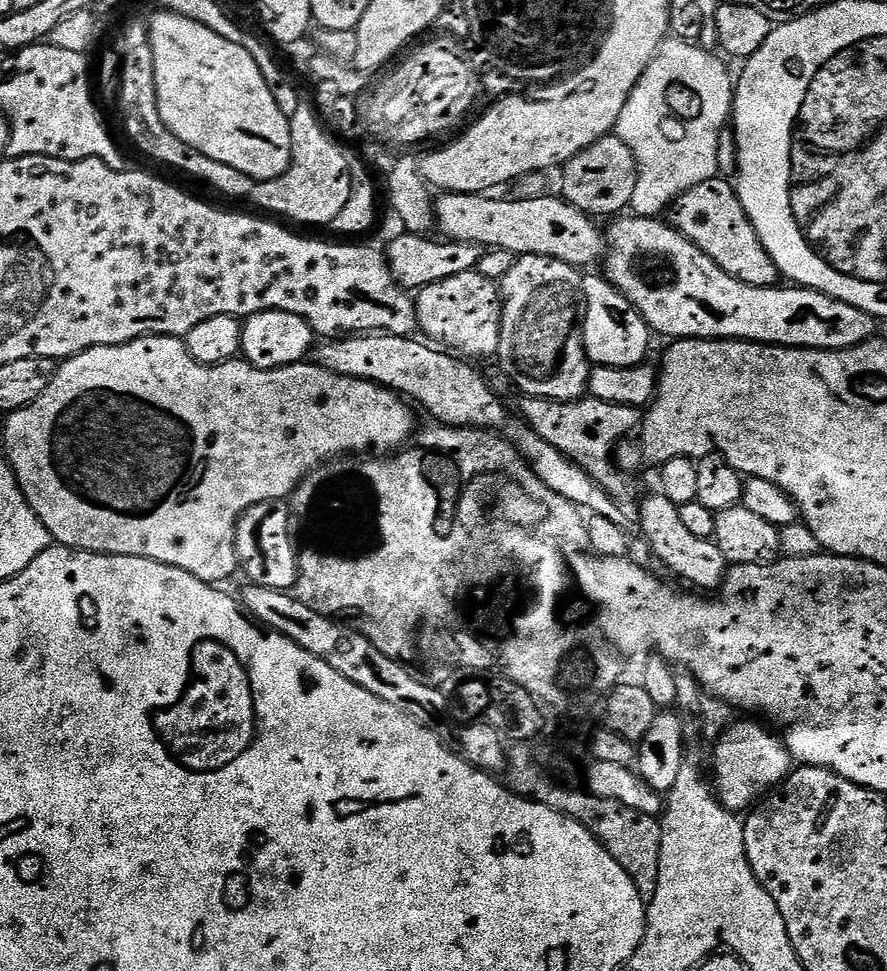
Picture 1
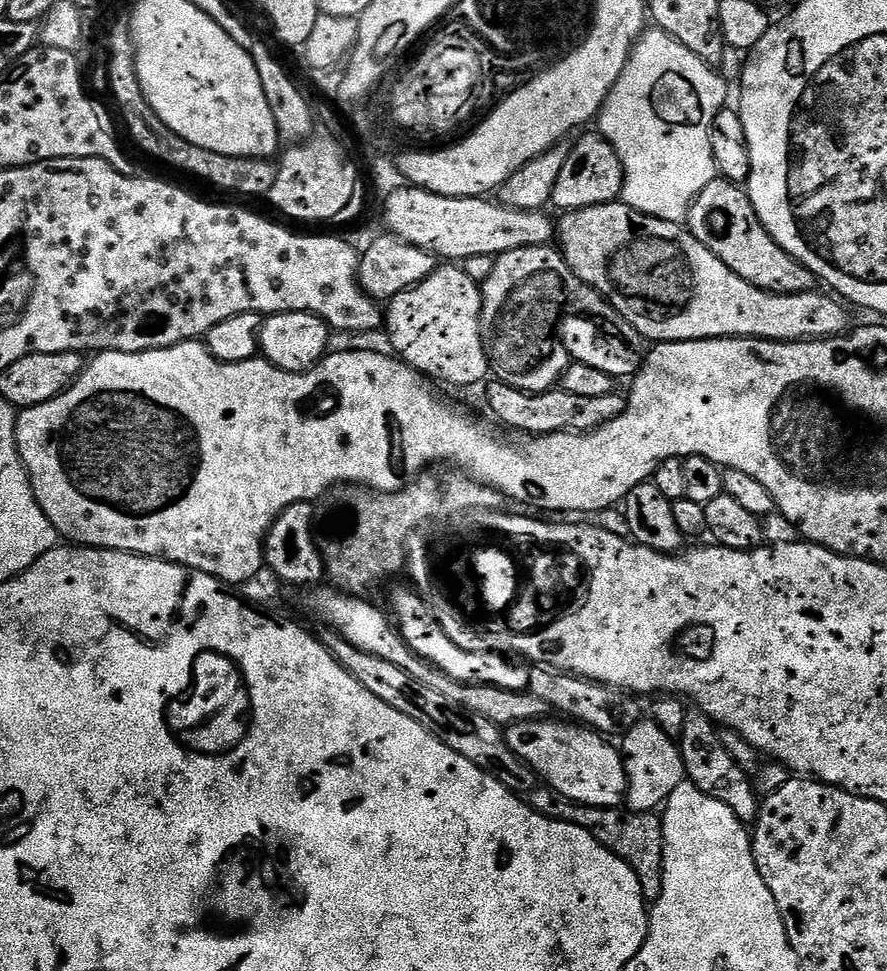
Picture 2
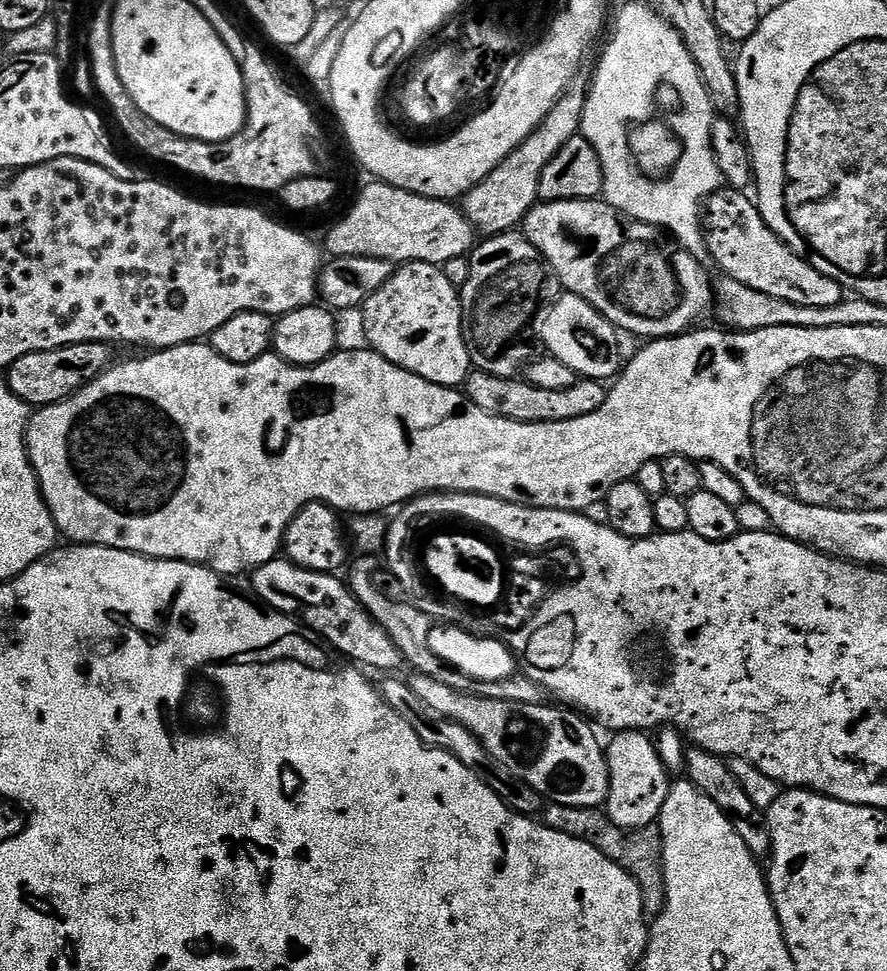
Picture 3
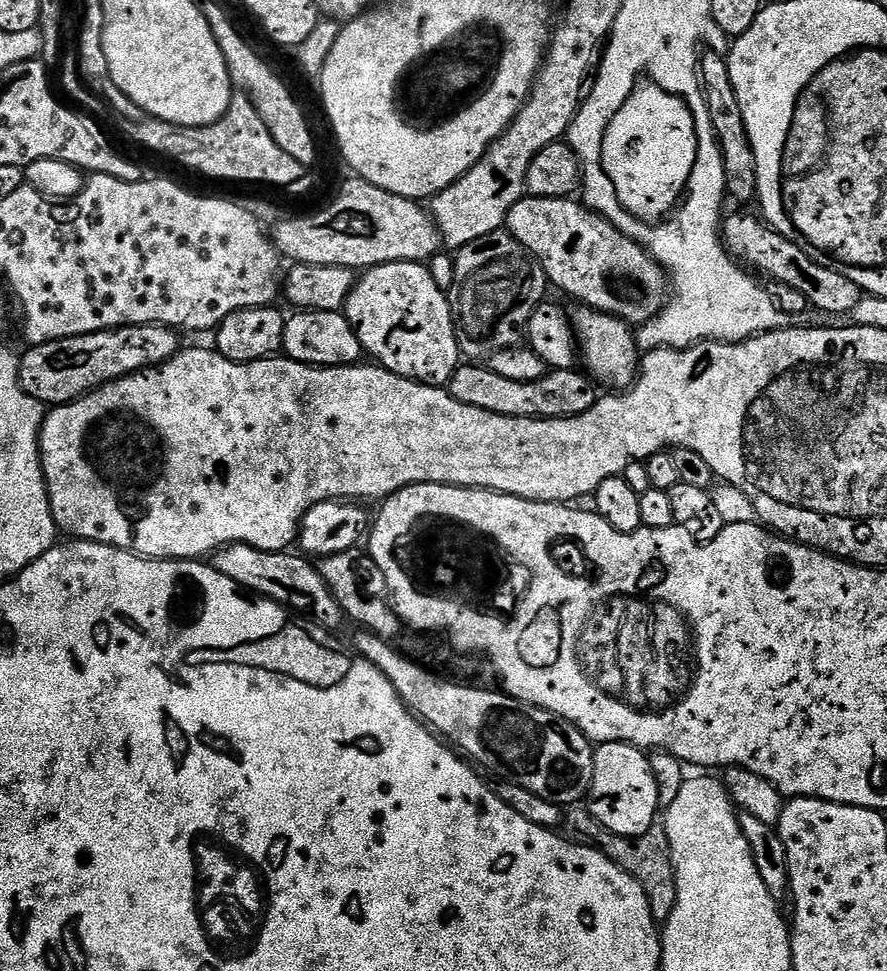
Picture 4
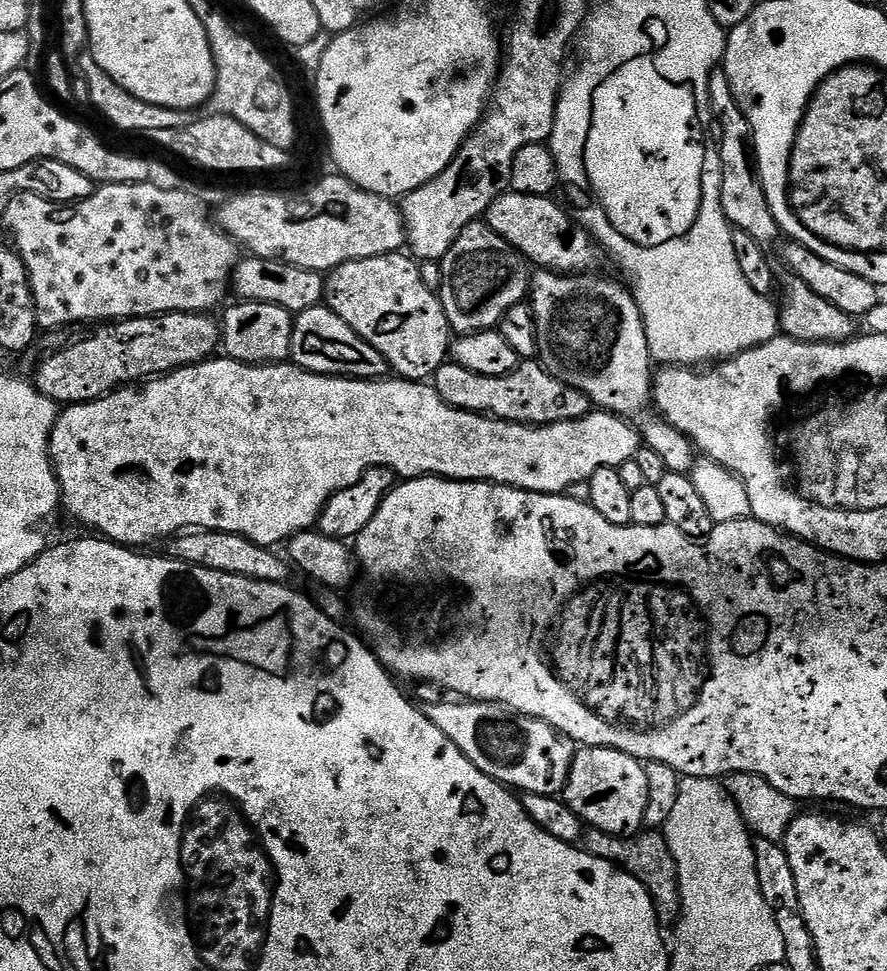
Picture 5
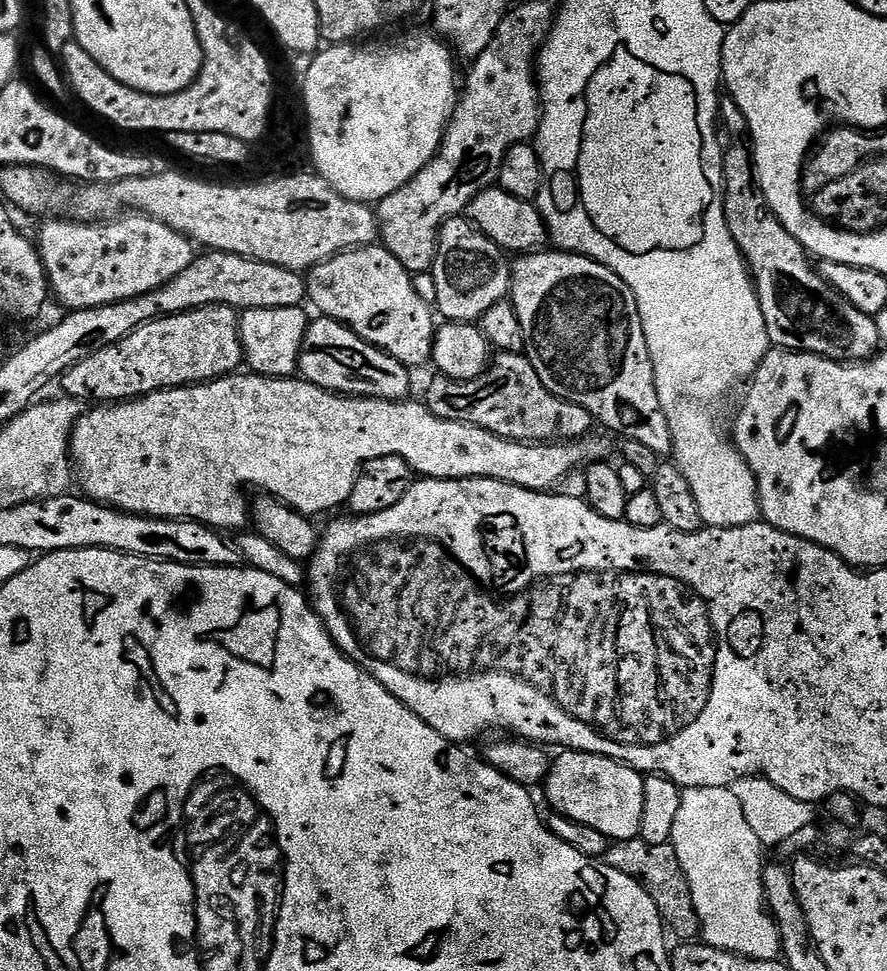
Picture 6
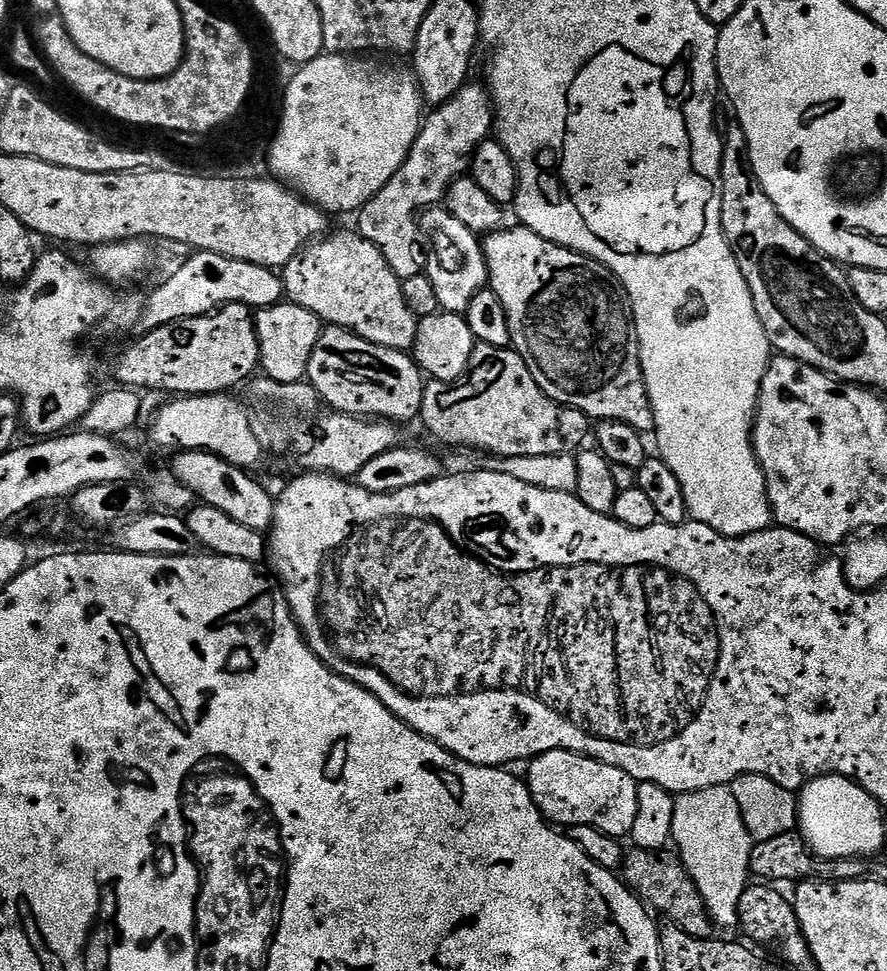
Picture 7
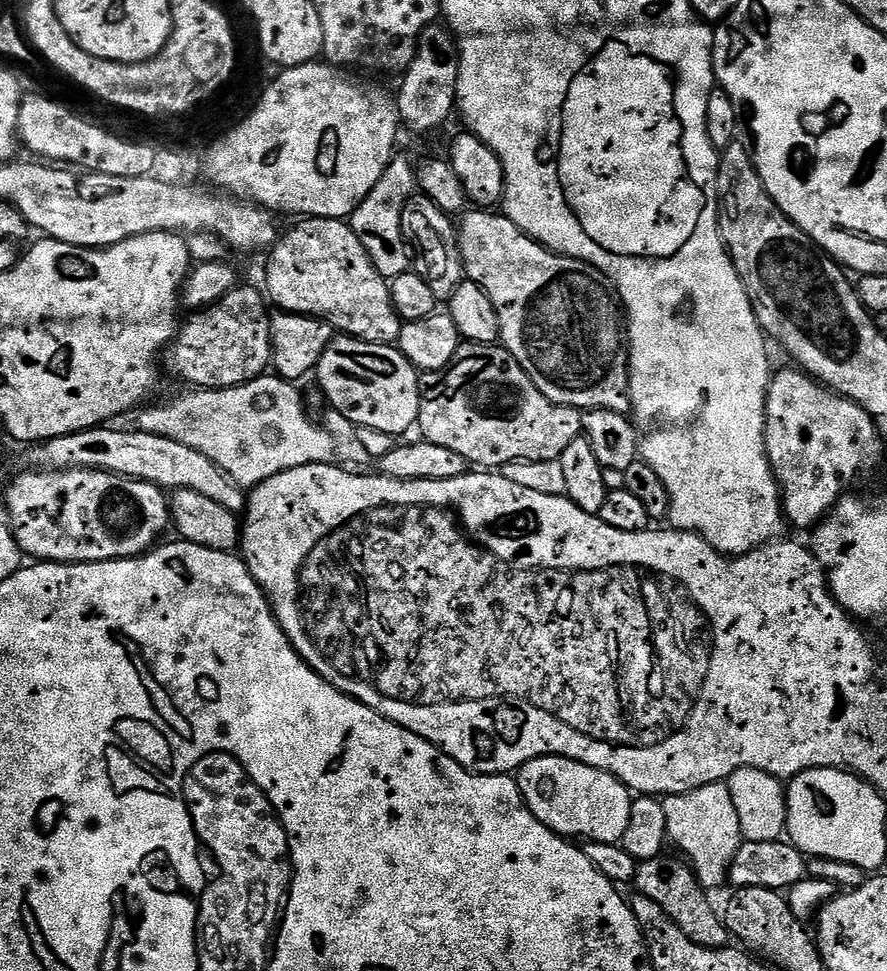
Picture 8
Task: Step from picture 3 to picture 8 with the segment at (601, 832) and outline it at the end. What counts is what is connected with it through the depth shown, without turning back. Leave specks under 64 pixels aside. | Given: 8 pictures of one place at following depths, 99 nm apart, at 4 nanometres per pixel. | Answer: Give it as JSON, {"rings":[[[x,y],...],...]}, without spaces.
{"rings":[[[664,859],[646,860],[637,867],[635,891],[650,898],[650,902],[662,906],[662,910],[680,927],[682,934],[686,934],[686,938],[690,938],[698,946],[719,949],[729,947],[729,930],[721,913],[712,909],[712,904],[708,901],[709,893],[696,879],[696,873],[683,859]]]}

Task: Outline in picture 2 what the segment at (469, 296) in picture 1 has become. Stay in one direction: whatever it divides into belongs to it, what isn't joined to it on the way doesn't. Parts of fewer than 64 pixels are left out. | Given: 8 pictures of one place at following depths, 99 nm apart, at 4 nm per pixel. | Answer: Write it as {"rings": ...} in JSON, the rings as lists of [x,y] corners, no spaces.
{"rings":[[[438,266],[425,280],[418,282],[412,288],[408,288],[402,294],[398,294],[393,300],[387,301],[386,331],[393,342],[395,355],[403,360],[409,368],[415,368],[417,373],[423,374],[425,377],[433,376],[434,379],[441,380],[444,384],[453,384],[456,388],[468,388],[471,384],[478,383],[479,380],[485,379],[484,381],[487,381],[489,379],[488,356],[484,353],[484,343],[480,337],[480,284],[471,281],[460,266]]]}

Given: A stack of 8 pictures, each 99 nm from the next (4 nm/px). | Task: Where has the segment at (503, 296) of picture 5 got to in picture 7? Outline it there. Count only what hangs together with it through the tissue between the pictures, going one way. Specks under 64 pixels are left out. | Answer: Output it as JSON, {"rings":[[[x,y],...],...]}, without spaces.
{"rings":[[[433,206],[427,209],[419,217],[418,223],[428,251],[426,275],[434,286],[439,307],[445,312],[467,313],[470,298],[474,298],[474,294],[485,291],[488,284],[488,267],[484,262],[484,249],[477,233],[466,230],[466,226],[462,226],[462,222],[458,222],[458,218],[454,218],[454,214],[450,214],[444,206]]]}

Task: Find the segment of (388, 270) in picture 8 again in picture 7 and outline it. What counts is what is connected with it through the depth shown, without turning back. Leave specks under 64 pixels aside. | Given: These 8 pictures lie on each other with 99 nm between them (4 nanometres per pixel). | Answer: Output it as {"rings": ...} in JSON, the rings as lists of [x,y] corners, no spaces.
{"rings":[[[483,83],[465,84],[457,96],[450,98],[445,104],[433,107],[425,115],[418,138],[414,142],[406,162],[402,162],[398,174],[394,174],[394,178],[390,178],[390,182],[386,182],[386,186],[382,186],[382,190],[378,190],[378,194],[374,194],[374,198],[370,198],[370,202],[366,202],[360,209],[358,213],[360,235],[365,236],[370,242],[374,242],[374,246],[378,246],[382,258],[386,258],[390,270],[394,270],[394,274],[401,282],[414,278],[415,275],[425,275],[426,272],[426,252],[422,247],[422,233],[418,217],[425,210],[439,205],[447,197],[449,186],[459,176],[463,176],[469,171],[470,161],[475,152],[478,151],[484,140],[489,139],[493,128],[494,105],[487,87]]]}

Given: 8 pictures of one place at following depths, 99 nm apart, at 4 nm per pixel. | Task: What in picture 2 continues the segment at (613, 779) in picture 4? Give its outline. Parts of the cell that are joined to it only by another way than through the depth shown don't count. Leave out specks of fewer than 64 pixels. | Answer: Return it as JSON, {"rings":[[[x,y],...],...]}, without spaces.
{"rings":[[[650,718],[637,720],[629,732],[623,733],[624,770],[628,779],[626,804],[632,812],[655,813],[679,784],[685,783],[684,763],[680,757],[679,743],[666,735]]]}

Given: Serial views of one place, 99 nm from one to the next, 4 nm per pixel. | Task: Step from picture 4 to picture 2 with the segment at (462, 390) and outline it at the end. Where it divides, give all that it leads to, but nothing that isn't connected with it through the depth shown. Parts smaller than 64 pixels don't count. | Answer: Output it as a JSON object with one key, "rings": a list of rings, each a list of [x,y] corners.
{"rings":[[[493,379],[487,385],[488,408],[508,428],[517,428],[520,432],[528,432],[532,436],[545,436],[551,432],[591,432],[593,428],[601,428],[605,422],[617,416],[621,407],[621,397],[615,391],[610,394],[602,394],[602,398],[581,398],[578,394],[570,394],[563,390],[551,392],[523,392],[509,384],[503,384],[501,380]]]}

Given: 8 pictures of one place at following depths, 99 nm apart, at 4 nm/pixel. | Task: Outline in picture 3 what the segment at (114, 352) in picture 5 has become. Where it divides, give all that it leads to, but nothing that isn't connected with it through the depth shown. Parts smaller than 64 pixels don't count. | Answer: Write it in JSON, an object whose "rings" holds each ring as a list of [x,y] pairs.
{"rings":[[[82,342],[26,354],[7,369],[8,389],[29,406],[57,404],[105,371],[113,363],[112,352],[113,349],[103,342]]]}

